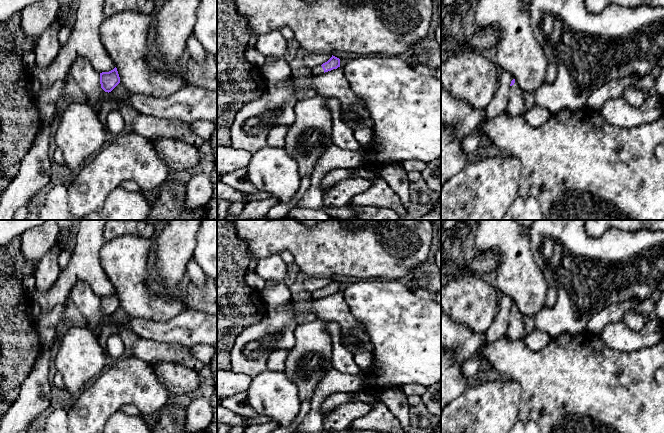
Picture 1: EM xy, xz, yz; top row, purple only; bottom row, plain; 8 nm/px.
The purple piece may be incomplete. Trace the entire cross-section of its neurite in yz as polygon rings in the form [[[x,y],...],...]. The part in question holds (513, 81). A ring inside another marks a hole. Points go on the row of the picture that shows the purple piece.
[[[515,79],[511,81],[509,90],[509,101],[506,111],[511,116],[524,115],[526,112],[524,106],[524,91],[518,86]]]

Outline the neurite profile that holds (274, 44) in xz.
[[[274,31],[259,36],[255,47],[265,57],[274,56],[277,59],[283,59],[287,41],[280,31]]]

